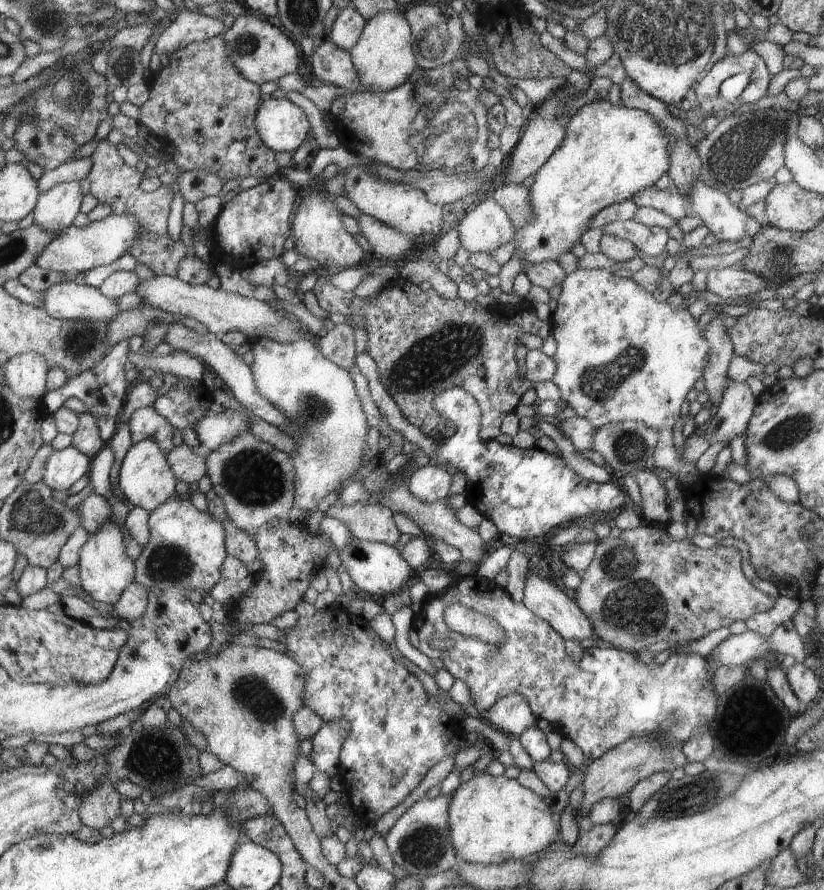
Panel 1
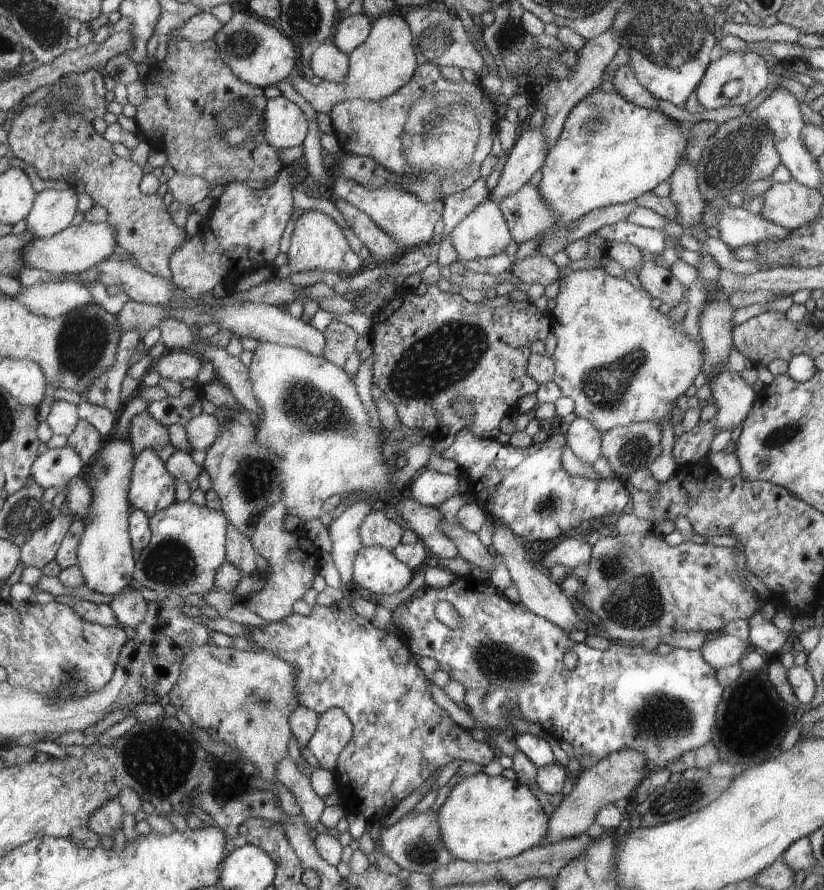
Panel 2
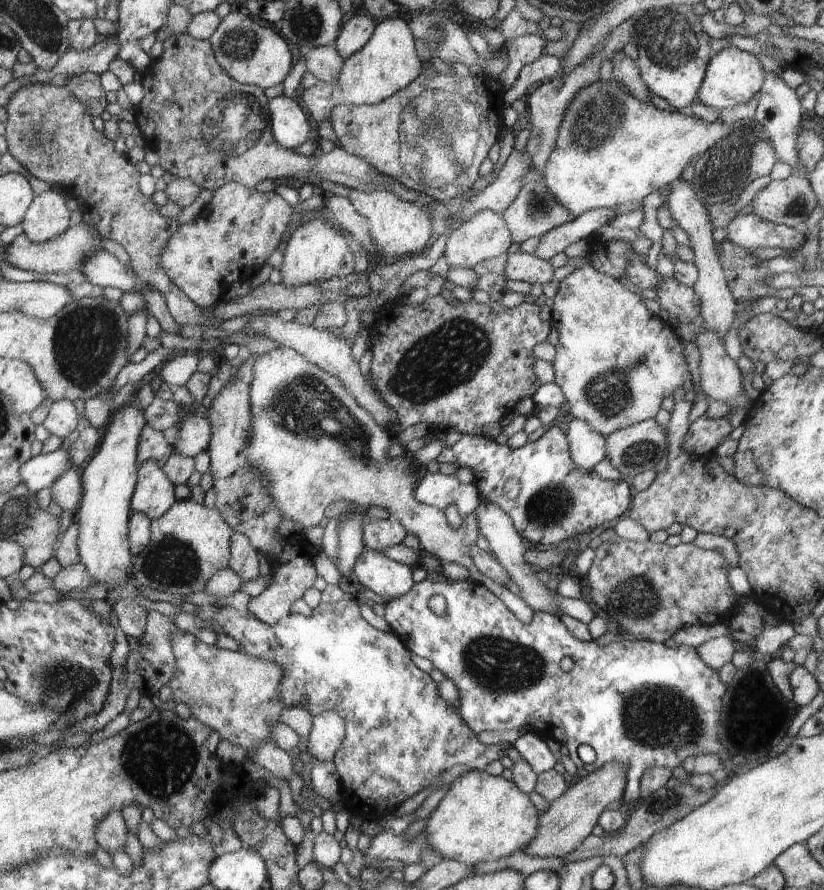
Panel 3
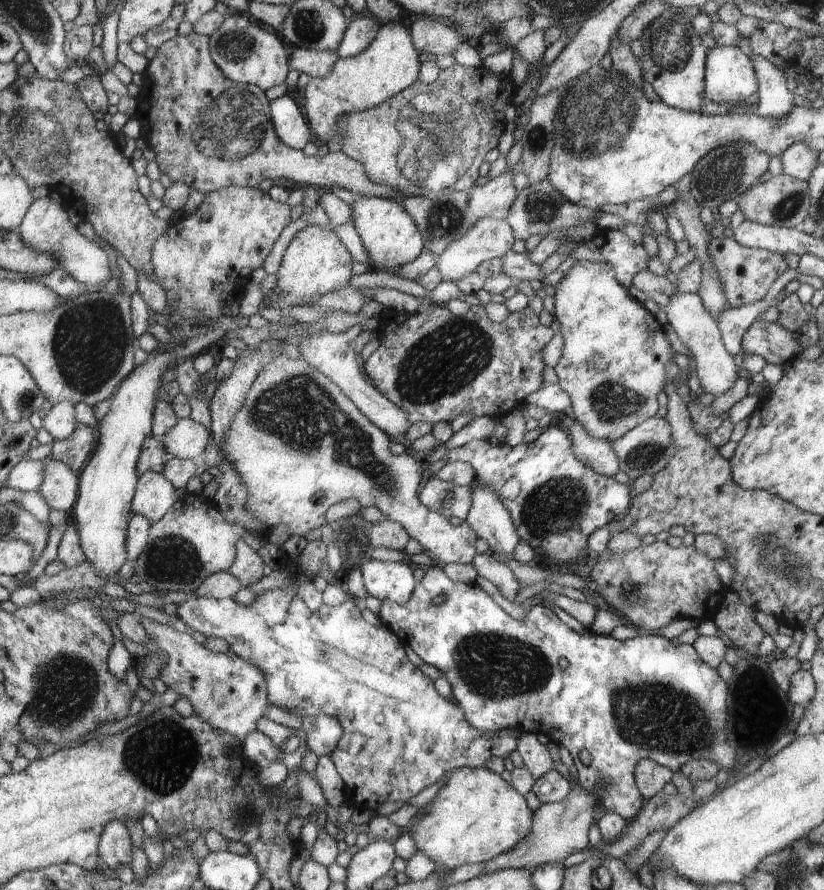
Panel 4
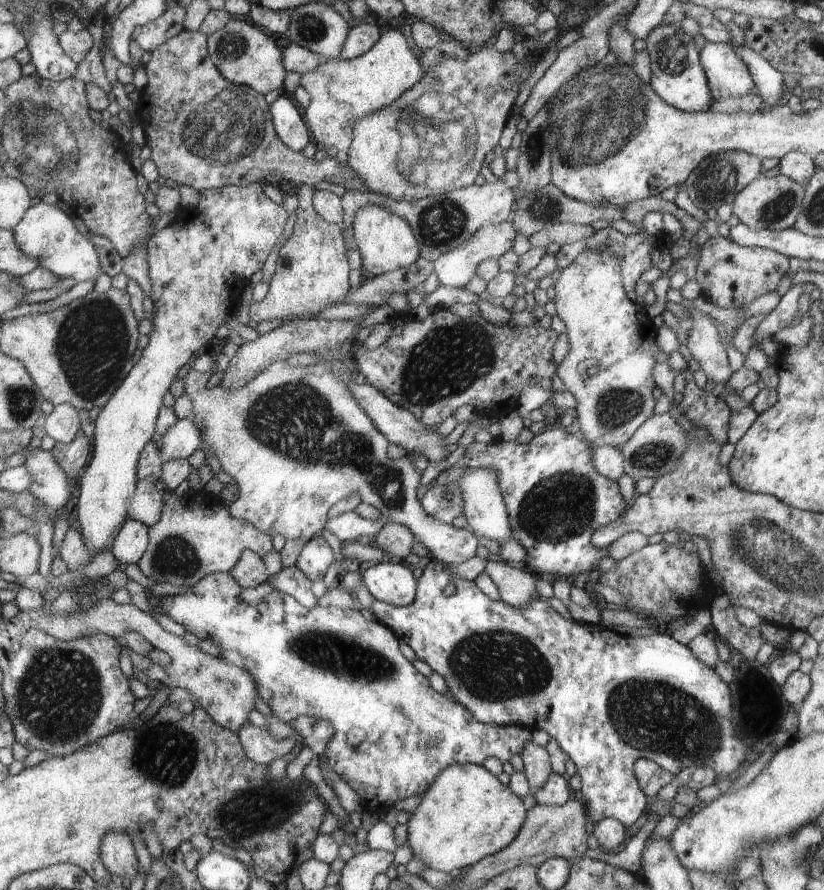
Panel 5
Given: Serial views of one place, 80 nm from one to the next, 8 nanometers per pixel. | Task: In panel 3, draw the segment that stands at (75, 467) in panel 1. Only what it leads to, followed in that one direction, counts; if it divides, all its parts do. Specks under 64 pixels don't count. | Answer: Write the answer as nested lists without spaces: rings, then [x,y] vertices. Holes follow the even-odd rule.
[[[62,448],[49,454],[40,454],[29,458],[19,470],[21,483],[32,493],[37,493],[52,484],[71,466],[69,454]]]

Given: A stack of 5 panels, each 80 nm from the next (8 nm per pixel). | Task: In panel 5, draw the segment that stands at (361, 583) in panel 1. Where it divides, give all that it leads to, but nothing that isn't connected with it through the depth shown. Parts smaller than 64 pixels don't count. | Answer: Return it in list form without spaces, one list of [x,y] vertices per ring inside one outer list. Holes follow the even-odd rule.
[[[384,560],[367,564],[361,578],[376,601],[395,607],[411,605],[416,598],[416,578],[404,561]]]

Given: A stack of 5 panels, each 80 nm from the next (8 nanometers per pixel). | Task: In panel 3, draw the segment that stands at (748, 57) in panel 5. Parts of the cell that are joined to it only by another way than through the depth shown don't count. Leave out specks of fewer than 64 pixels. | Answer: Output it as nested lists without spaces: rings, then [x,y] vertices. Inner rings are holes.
[[[766,72],[763,78],[762,88],[759,90],[759,102],[754,118],[762,126],[764,132],[768,135],[777,154],[777,160],[789,164],[793,170],[799,163],[796,143],[797,136],[800,134],[800,123],[804,118],[804,109],[800,106],[800,101],[796,91],[772,72]]]

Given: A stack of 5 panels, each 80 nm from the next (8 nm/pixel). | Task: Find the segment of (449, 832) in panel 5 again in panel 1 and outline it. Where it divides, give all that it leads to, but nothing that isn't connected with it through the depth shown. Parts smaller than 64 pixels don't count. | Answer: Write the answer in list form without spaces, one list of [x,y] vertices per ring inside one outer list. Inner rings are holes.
[[[486,772],[480,773],[466,783],[458,785],[450,797],[448,824],[451,843],[455,847],[455,853],[466,862],[497,865],[504,861],[524,859],[558,840],[558,822],[554,820],[546,802],[532,790],[526,790],[517,779],[508,780],[504,775],[488,776]]]

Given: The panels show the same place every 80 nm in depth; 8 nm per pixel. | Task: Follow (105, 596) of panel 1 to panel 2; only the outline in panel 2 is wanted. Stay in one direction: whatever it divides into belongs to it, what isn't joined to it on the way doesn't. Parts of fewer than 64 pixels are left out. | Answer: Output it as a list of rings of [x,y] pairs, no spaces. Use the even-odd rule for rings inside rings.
[[[117,428],[110,432],[110,440],[96,454],[96,461],[92,464],[91,472],[91,491],[92,502],[89,513],[85,516],[86,530],[78,546],[78,566],[83,574],[85,584],[92,592],[101,592],[102,594],[120,594],[129,585],[130,580],[134,578],[135,561],[132,557],[134,547],[131,545],[130,535],[130,486],[131,472],[135,464],[134,447],[131,445],[129,433],[122,434]]]

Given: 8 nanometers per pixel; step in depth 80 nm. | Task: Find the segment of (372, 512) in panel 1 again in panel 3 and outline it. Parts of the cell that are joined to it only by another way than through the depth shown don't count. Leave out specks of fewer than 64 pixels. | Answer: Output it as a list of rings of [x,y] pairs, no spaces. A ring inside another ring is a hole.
[[[365,519],[363,524],[363,541],[373,551],[383,551],[394,544],[400,544],[406,538],[406,530],[400,521],[383,519]]]

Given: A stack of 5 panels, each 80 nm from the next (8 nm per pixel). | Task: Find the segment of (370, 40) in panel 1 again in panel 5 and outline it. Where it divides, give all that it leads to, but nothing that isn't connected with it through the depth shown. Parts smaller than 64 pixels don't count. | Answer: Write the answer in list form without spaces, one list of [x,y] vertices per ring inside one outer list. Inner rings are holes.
[[[395,26],[384,32],[376,45],[356,59],[322,57],[315,69],[306,71],[300,77],[300,84],[311,96],[310,104],[304,110],[304,118],[307,118],[312,140],[318,150],[325,152],[336,148],[338,153],[335,159],[343,165],[349,165],[352,126],[367,114],[391,105],[418,84],[425,75],[422,68],[415,50]]]

